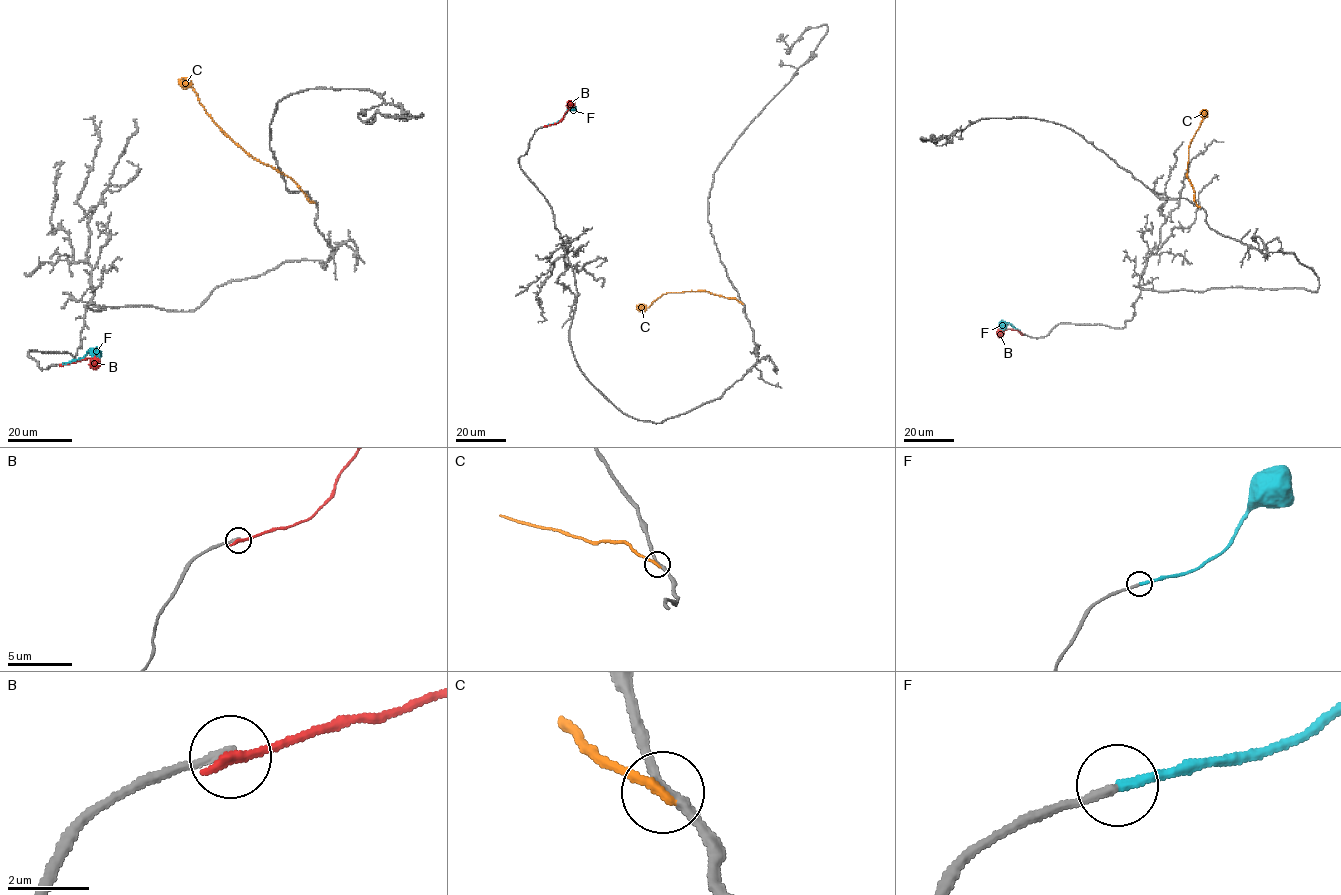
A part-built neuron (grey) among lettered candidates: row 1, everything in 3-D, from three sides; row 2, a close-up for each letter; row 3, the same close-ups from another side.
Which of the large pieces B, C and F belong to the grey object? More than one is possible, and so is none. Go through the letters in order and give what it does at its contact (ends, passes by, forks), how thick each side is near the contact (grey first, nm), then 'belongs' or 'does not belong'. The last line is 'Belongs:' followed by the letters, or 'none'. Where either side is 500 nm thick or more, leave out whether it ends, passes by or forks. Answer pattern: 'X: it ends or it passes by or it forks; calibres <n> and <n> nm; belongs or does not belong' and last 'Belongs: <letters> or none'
B: it ends; calibres 260 and 300 nm; does not belong
C: it ends; calibres 280 and 280 nm; does not belong
F: it ends; calibres 240 and 260 nm; belongs
Belongs: F

